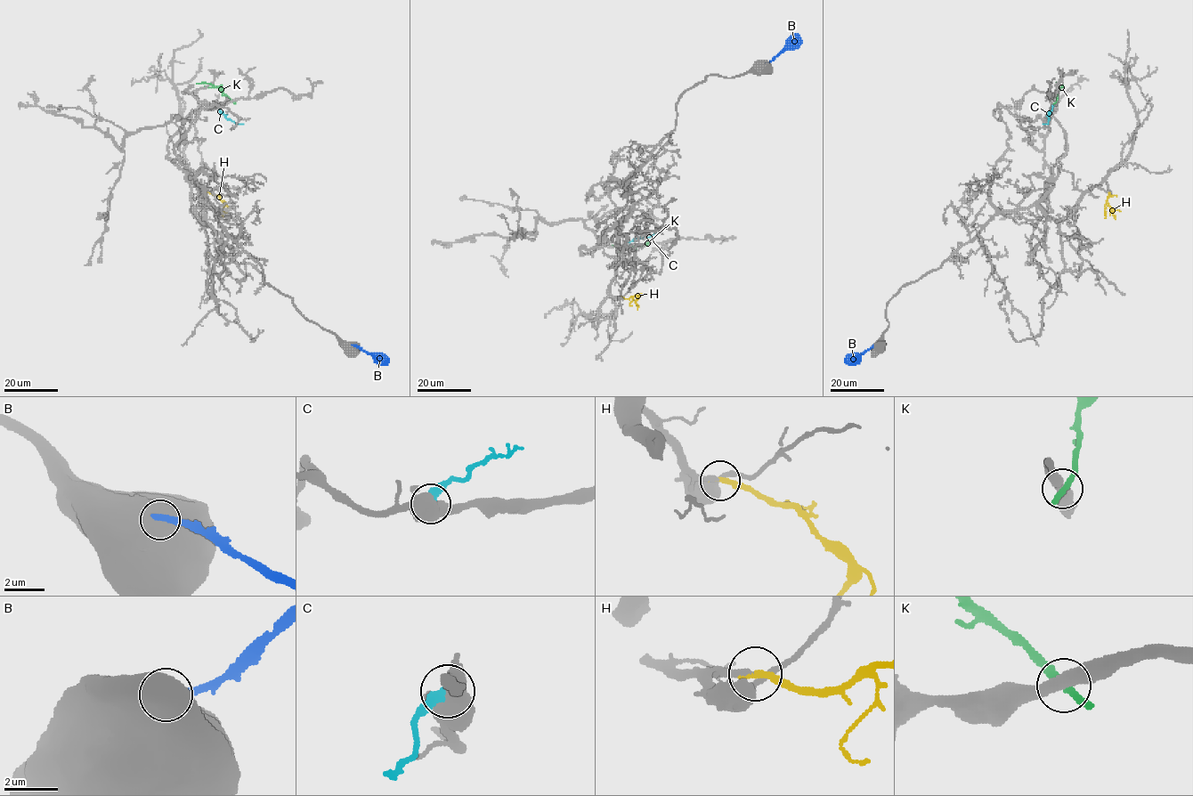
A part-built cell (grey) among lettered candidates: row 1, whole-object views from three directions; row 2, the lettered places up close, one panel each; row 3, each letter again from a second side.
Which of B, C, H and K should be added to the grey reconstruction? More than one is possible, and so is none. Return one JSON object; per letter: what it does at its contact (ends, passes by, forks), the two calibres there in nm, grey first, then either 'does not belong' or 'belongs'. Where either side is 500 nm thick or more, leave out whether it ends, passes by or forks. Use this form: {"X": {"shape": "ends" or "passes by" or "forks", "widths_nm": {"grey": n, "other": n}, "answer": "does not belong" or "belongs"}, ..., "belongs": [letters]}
{"B": {"widths_nm": {"grey": 1100, "other": 360}, "answer": "does not belong"}, "C": {"widths_nm": {"grey": 600, "other": 460}, "answer": "does not belong"}, "H": {"shape": "ends", "widths_nm": {"grey": 240, "other": 300}, "answer": "belongs"}, "K": {"shape": "passes by", "widths_nm": {"grey": 440, "other": 280}, "answer": "does not belong"}, "belongs": ["H"]}

